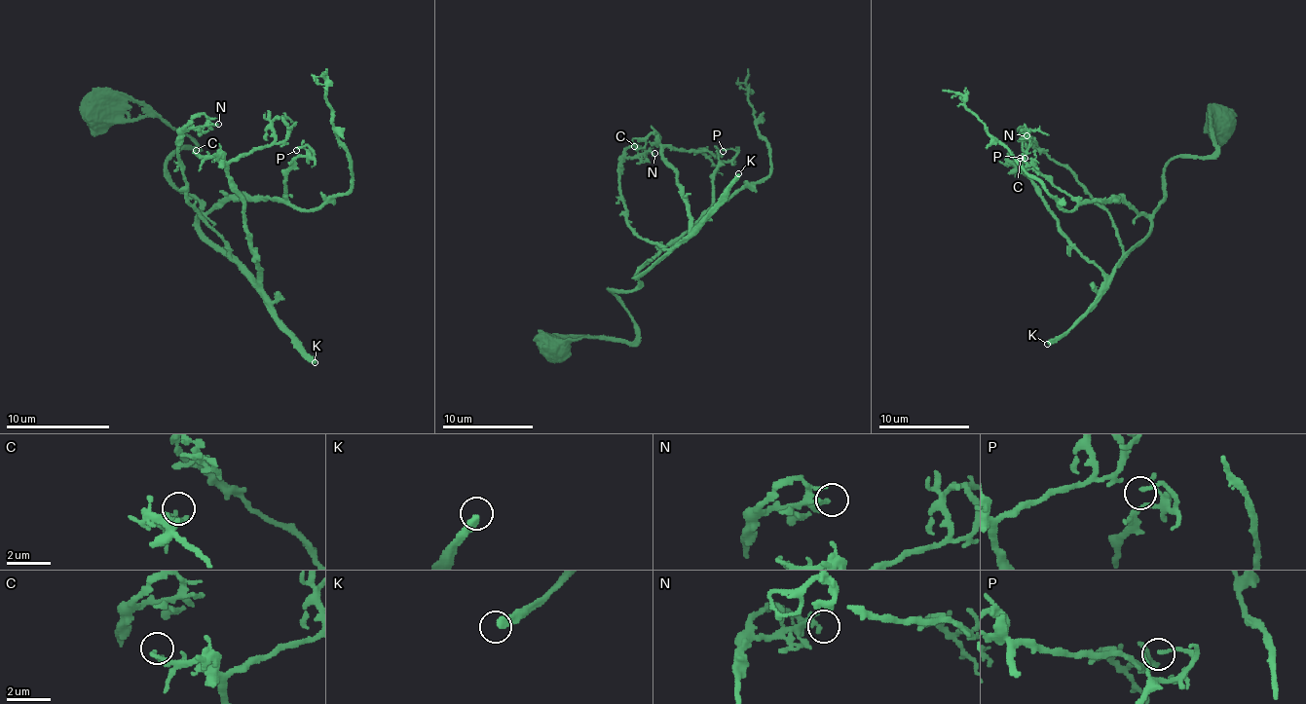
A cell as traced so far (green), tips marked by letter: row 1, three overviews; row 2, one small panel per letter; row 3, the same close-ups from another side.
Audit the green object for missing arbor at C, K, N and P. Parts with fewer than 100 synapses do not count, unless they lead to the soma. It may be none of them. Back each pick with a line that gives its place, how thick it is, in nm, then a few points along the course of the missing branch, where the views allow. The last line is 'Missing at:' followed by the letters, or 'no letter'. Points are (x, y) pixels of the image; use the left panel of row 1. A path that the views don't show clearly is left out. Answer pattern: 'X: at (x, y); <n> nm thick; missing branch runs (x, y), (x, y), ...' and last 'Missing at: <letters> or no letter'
K: at (315, 362); 360 nm thick
Missing at: K

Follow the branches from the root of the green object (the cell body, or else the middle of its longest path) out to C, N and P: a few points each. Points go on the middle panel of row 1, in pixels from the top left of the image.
C: (555, 348), (632, 341), (637, 325), (610, 291), (632, 291), (689, 232), (677, 173), (657, 144), (634, 146)
N: (555, 348), (637, 336), (610, 291), (632, 291), (664, 250), (630, 225), (620, 165), (654, 153)
P: (555, 348), (637, 336), (610, 291), (632, 291), (711, 204), (711, 173), (736, 153), (723, 151)

